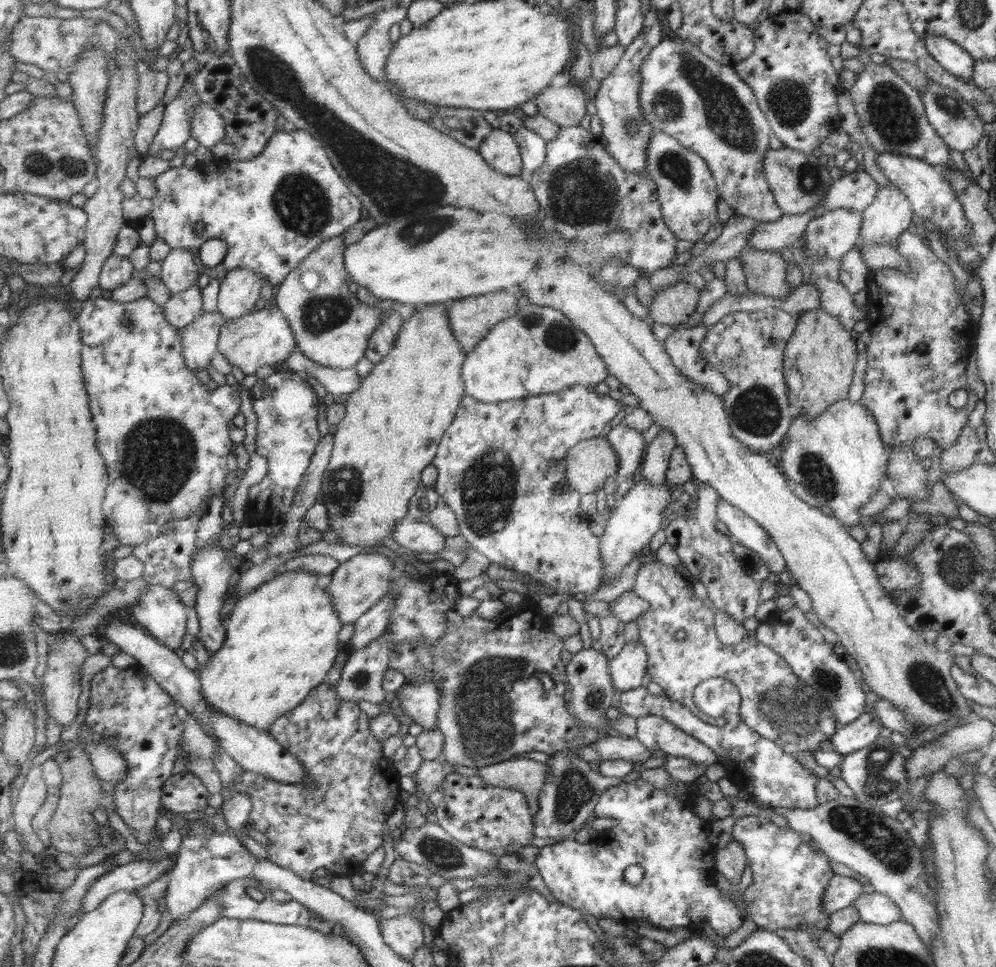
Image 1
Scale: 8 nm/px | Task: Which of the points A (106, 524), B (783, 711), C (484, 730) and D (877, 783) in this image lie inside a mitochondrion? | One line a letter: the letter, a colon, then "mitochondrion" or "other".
A: other
B: mitochondrion
C: mitochondrion
D: mitochondrion

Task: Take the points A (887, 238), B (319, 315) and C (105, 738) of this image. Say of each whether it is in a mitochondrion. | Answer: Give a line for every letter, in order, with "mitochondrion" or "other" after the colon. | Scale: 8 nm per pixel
A: other
B: mitochondrion
C: other

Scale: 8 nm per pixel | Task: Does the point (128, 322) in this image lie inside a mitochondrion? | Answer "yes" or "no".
no

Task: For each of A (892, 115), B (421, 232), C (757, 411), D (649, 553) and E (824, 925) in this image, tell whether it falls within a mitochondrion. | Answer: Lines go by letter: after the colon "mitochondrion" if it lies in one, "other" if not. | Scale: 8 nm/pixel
A: mitochondrion
B: mitochondrion
C: mitochondrion
D: other
E: other

